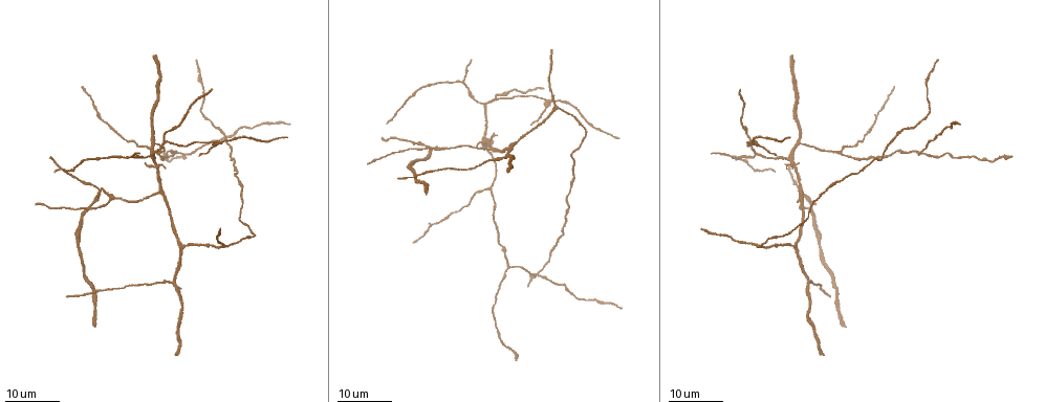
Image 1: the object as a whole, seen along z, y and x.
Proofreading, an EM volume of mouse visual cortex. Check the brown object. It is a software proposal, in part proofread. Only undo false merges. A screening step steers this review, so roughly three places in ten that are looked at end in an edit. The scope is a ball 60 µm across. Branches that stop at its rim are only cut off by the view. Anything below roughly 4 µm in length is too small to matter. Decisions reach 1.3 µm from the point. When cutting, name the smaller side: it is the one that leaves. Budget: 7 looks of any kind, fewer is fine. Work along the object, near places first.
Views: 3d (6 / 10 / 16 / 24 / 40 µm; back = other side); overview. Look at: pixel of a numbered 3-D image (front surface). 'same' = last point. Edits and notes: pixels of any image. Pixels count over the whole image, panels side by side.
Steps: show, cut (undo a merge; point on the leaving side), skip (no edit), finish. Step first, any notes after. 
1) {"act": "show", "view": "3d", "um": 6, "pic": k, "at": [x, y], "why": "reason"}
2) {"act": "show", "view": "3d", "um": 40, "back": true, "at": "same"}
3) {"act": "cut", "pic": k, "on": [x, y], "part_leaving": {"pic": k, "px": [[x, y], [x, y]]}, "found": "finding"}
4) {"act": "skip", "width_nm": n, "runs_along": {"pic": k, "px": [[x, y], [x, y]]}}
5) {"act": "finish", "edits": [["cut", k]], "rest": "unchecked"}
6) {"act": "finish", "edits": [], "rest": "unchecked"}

{"act": "show", "view": "3d", "um": 16, "pic": 1, "at": [841, 153], "why": "three-way junction"}

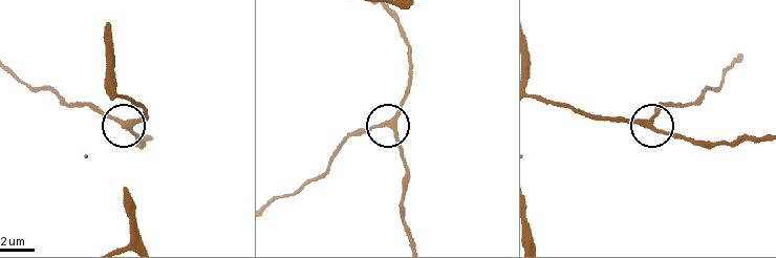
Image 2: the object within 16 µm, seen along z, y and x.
{"act": "show", "view": "3d", "um": 10, "pic": 2, "at": [123, 126]}

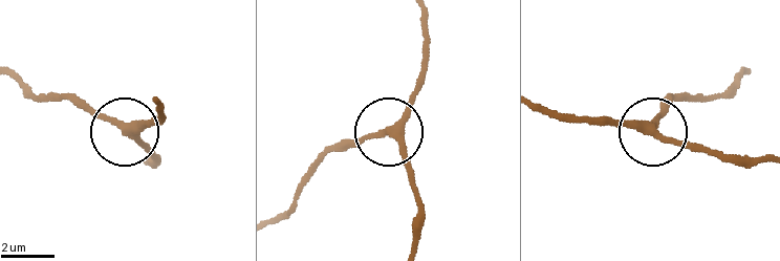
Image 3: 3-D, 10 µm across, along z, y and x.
{"act": "skip", "width_nm": 280, "runs_along": {"pic": 3, "px": [[421, 20], [417, 94], [388, 128], [343, 146]]}, "found": "one neuron here"}

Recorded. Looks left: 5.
{"act": "show", "view": "3d", "um": 16, "pic": 1, "at": [101, 190], "why": "three arms meet"}

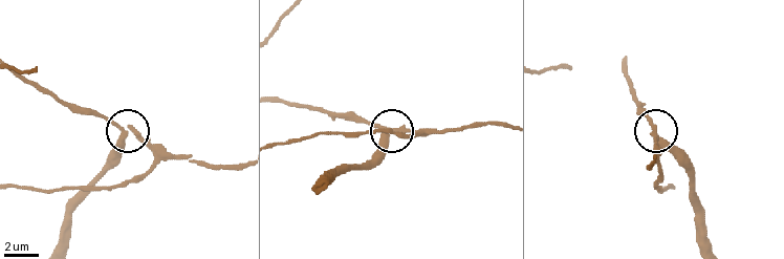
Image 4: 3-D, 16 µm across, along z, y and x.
{"act": "show", "view": "3d", "um": 10, "pic": 4, "at": [124, 135]}

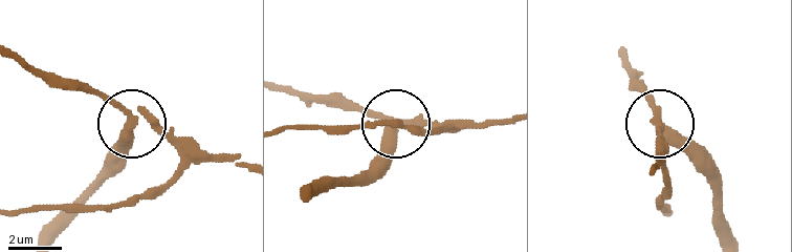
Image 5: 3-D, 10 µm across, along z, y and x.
{"act": "cut", "pic": 5, "on": [388, 158], "part_leaving": {"pic": 5, "px": [[129, 127], [127, 152], [62, 234]]}, "found": "a second neuron is stuck on"}

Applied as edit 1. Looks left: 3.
{"act": "show", "view": "3d", "um": 16, "pic": 1, "at": [149, 154], "why": "three-way junction"}

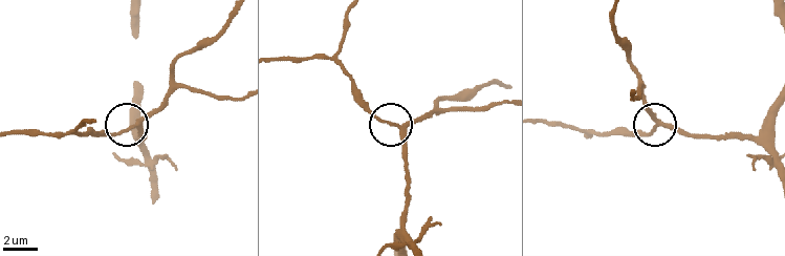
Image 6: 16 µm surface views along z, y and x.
{"act": "show", "view": "3d", "um": 6, "pic": 6, "at": [397, 128], "why": "zoom in"}

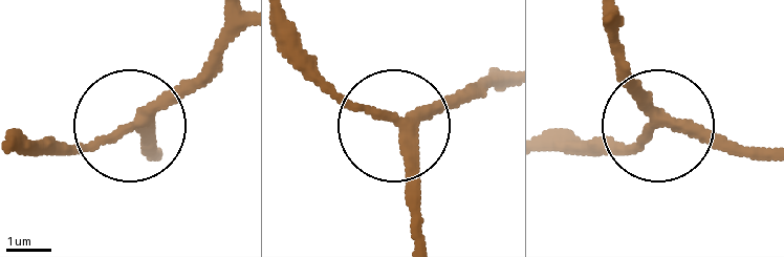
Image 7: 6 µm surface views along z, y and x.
{"act": "skip", "arms": 3, "found": "one neuron here"}

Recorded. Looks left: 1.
{"act": "finish", "edits": [["cut", 5]], "rest": "unchecked"}

